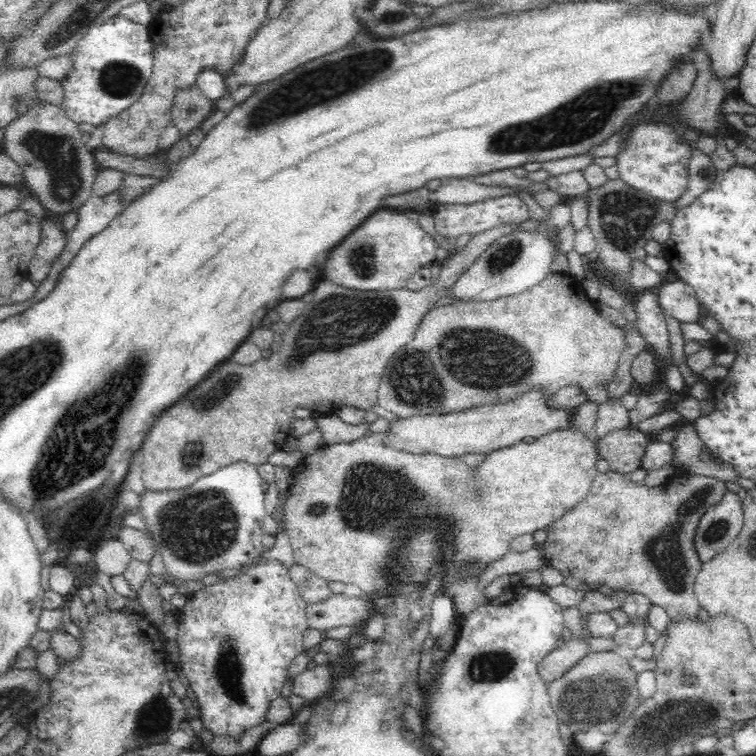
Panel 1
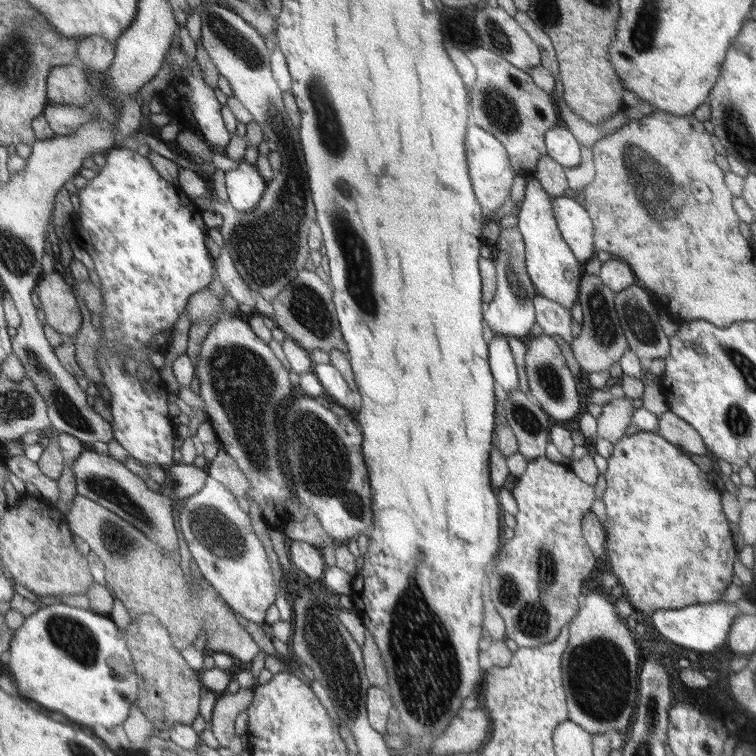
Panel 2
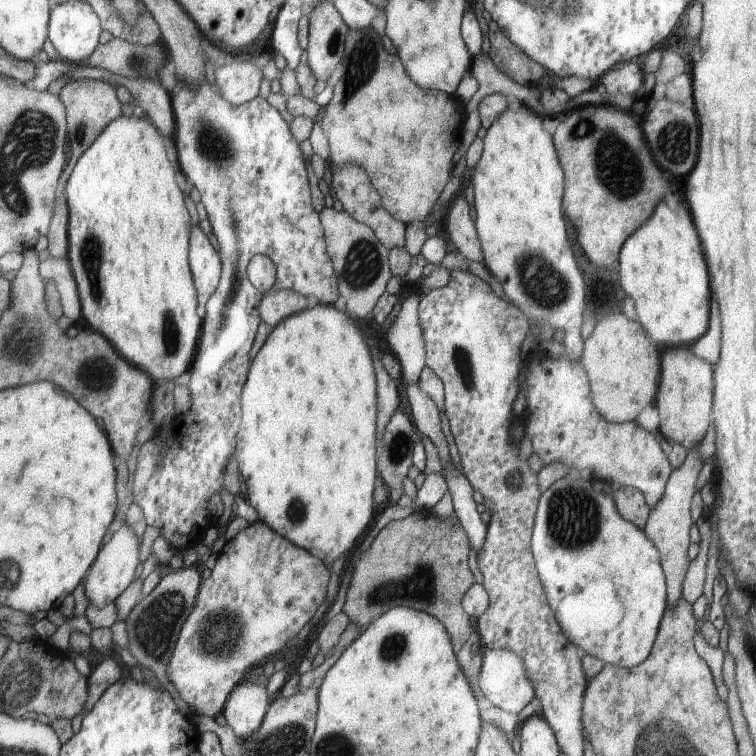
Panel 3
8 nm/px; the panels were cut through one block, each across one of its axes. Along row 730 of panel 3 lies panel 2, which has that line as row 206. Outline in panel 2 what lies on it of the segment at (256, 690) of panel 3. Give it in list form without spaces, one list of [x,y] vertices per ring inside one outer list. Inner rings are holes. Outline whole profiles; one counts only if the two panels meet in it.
[[[236,161],[236,167],[225,173],[225,191],[231,206],[238,211],[247,212],[256,206],[265,191],[266,182],[256,169],[255,164]]]

